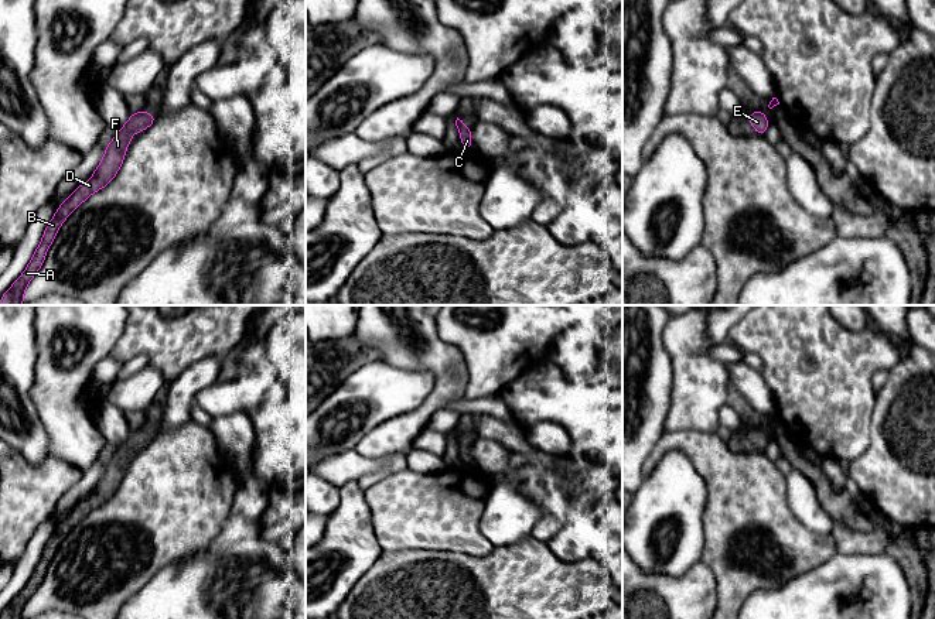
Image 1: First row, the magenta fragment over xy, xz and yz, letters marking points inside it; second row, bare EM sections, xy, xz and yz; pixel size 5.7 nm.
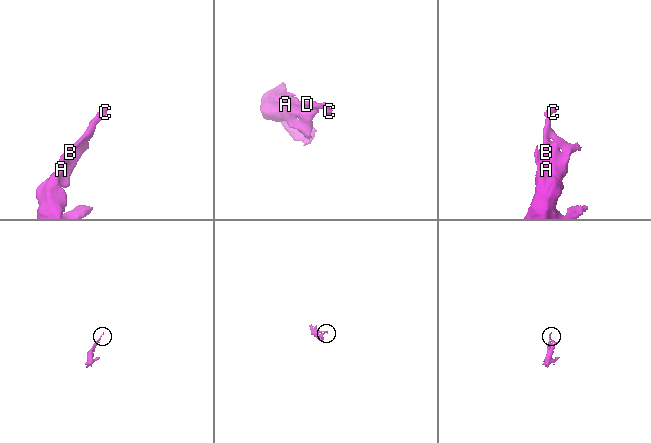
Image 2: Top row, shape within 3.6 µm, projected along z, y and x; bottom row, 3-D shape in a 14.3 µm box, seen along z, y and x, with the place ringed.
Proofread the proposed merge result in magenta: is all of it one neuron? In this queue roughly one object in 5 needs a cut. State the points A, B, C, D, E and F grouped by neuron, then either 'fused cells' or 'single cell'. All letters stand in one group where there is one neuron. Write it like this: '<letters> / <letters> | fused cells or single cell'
A B C D E F | single cell

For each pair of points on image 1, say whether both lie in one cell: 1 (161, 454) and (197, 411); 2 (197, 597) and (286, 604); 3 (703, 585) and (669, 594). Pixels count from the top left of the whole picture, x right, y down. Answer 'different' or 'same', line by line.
1: different
2: same
3: same

